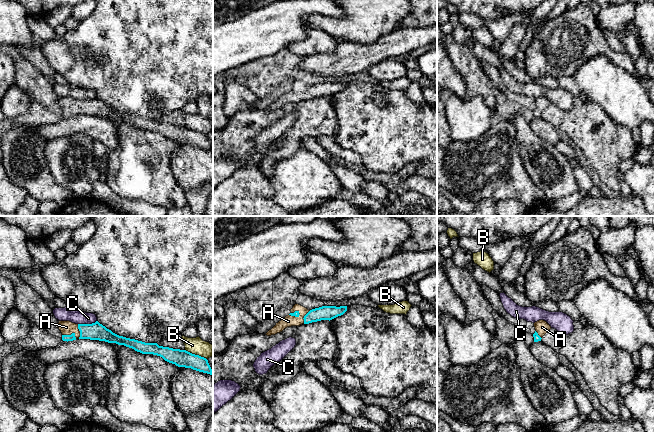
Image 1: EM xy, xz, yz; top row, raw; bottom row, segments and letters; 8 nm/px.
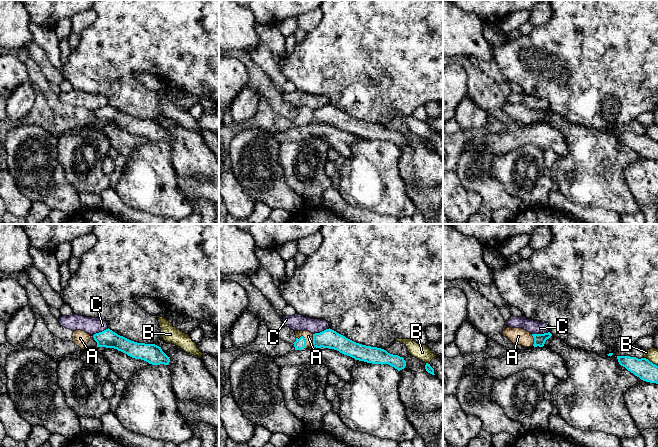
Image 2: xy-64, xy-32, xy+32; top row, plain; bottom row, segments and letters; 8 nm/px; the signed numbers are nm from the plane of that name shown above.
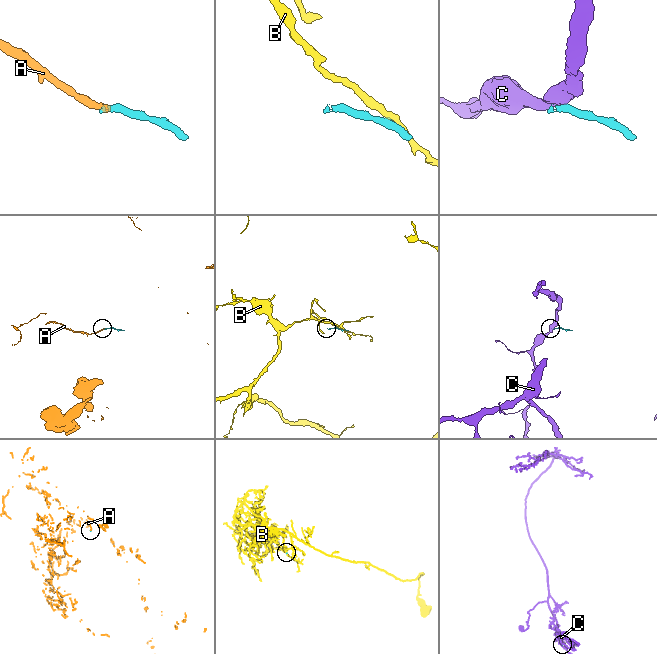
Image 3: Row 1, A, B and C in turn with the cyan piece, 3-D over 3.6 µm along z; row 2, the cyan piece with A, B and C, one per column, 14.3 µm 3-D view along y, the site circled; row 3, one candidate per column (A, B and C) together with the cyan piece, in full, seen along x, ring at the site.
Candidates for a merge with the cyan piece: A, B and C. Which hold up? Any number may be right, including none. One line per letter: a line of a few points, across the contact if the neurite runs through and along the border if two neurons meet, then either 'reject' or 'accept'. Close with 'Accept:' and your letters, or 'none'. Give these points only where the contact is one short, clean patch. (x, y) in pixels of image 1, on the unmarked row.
A: line xy (71, 113), (70, 111), (66, 103); accept
B: reject
C: line xy (96, 96), (91, 99), (78, 100); reject
Accept: A

